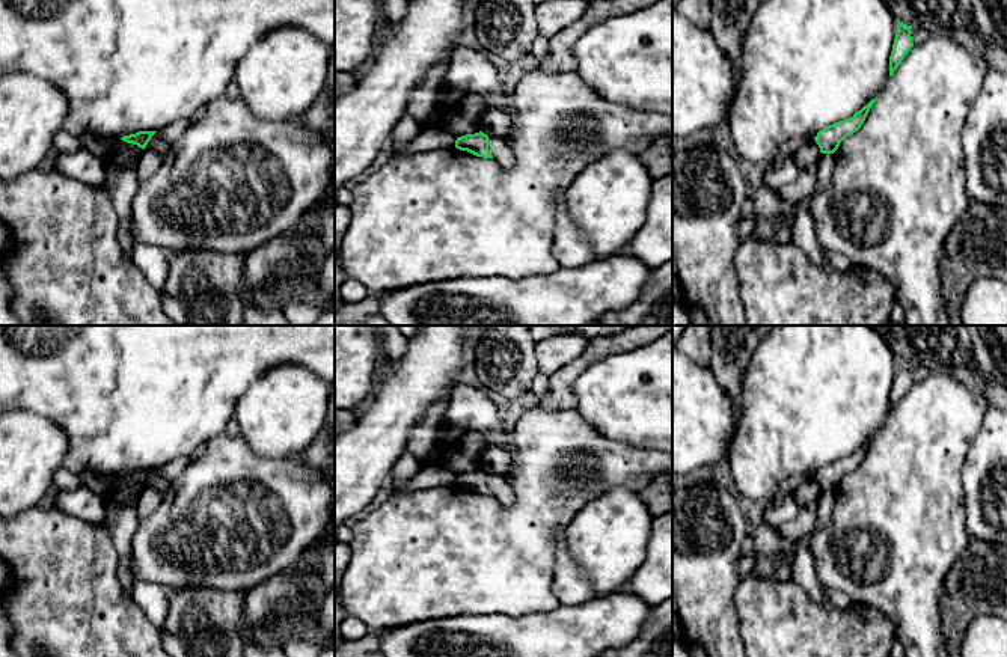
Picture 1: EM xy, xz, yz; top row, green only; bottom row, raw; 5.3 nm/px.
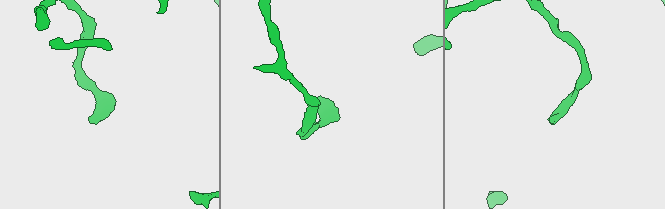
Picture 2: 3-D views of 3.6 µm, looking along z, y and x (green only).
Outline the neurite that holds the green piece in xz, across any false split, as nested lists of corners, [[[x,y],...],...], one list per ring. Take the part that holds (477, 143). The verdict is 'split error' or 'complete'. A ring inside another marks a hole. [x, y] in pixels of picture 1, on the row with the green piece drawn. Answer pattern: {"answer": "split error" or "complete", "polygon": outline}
{"answer": "complete", "polygon": [[[482,131],[457,137],[455,148],[460,151],[467,151],[476,157],[493,158],[488,149],[488,136]]]}

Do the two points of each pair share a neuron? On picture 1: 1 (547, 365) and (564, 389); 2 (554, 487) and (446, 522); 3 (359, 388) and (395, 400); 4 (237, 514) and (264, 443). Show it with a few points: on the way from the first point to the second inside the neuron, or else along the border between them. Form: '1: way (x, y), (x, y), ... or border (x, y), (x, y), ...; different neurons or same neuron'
1: border (582, 351), (549, 377); different neurons
2: way (526, 514), (519, 522), (474, 522); same neuron
3: border (382, 357), (376, 391), (358, 415); different neurons
4: border (240, 433), (246, 443), (260, 455), (296, 455); different neurons

